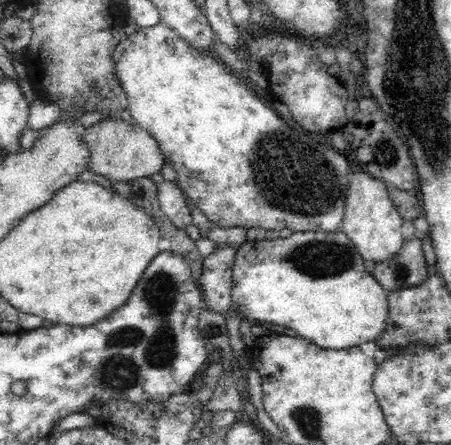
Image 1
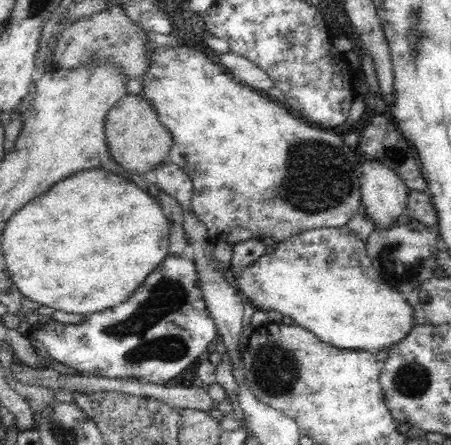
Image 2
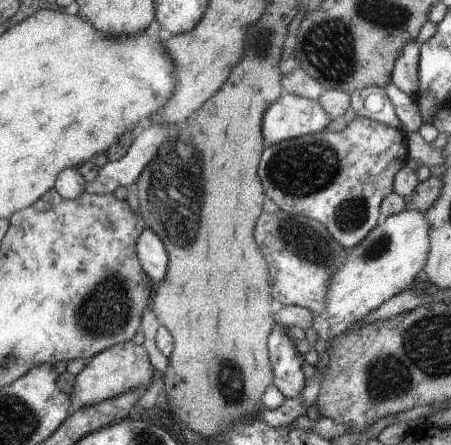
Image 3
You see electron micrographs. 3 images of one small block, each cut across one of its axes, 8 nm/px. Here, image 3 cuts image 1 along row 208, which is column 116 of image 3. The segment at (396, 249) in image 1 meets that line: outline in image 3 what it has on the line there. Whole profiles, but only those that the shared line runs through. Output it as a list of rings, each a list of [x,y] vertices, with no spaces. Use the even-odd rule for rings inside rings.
[[[130,340],[115,344],[94,355],[85,368],[76,375],[75,388],[71,395],[75,396],[80,406],[92,406],[130,391],[138,390],[143,393],[152,385],[156,377],[156,370],[148,359],[144,345],[138,345]]]

